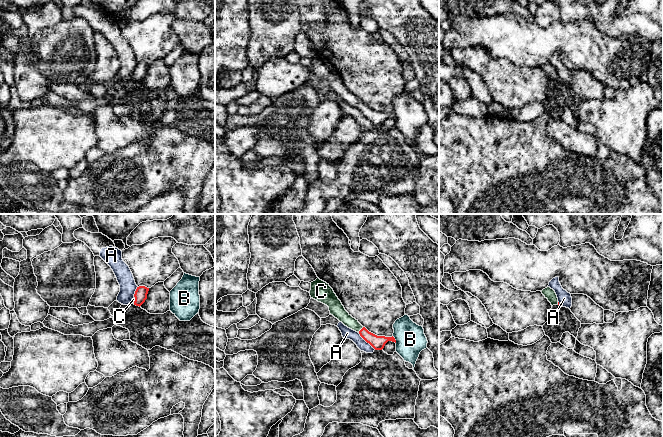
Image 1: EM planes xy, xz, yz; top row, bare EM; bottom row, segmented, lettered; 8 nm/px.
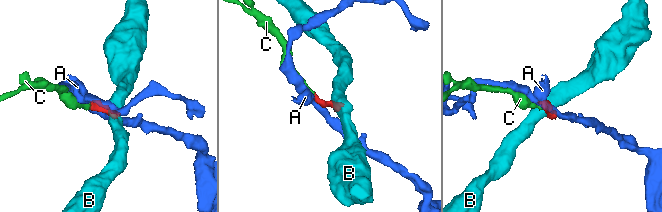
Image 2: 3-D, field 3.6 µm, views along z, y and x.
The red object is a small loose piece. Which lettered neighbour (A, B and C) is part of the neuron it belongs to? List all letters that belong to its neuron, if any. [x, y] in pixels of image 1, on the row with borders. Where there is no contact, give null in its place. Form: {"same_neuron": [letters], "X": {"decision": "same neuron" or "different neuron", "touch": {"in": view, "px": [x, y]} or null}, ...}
{"same_neuron": ["C"], "A": {"decision": "different neuron", "touch": {"in": "xz", "px": [367, 342]}}, "B": {"decision": "different neuron", "touch": {"in": "xz", "px": [394, 339]}}, "C": {"decision": "same neuron", "touch": {"in": "xz", "px": [360, 330]}}}

